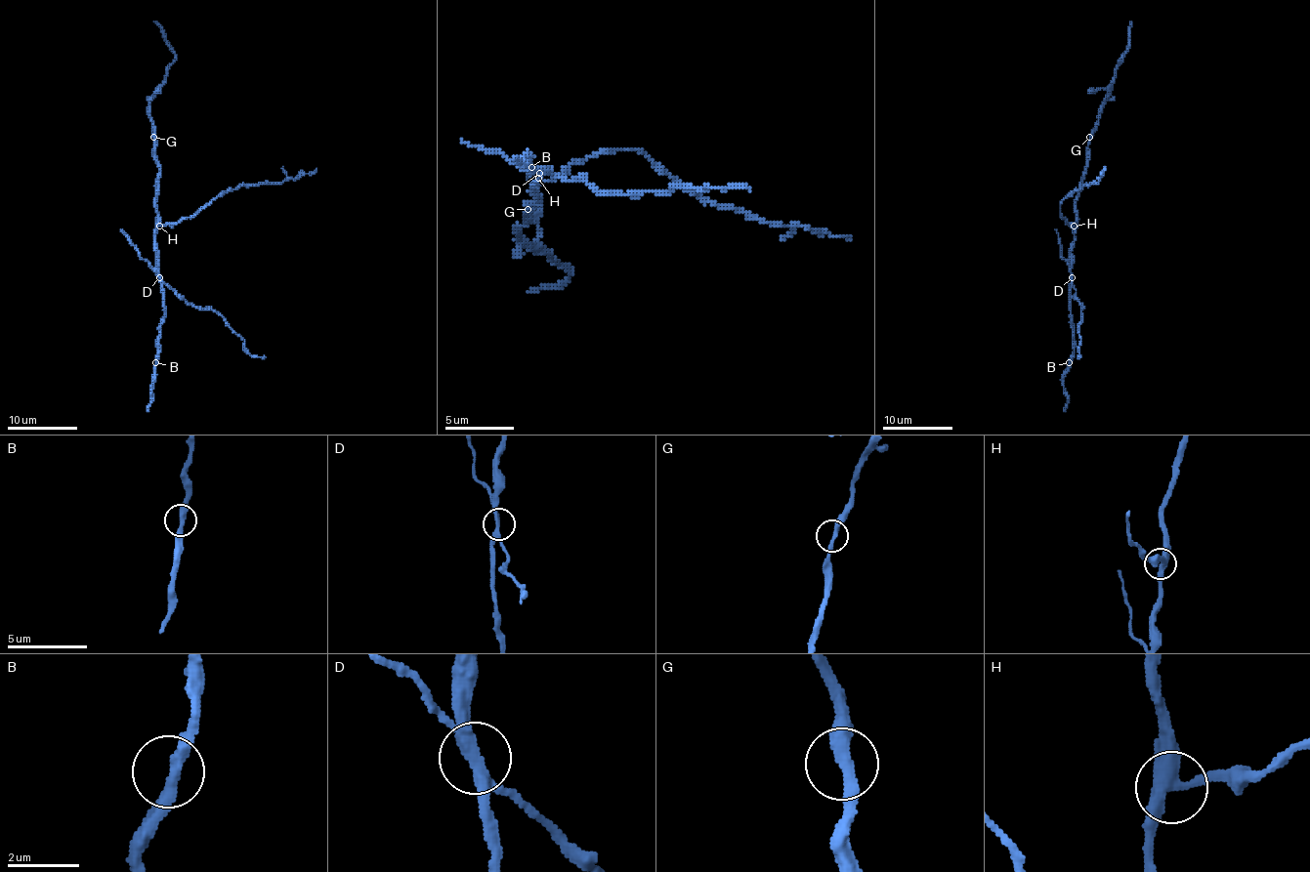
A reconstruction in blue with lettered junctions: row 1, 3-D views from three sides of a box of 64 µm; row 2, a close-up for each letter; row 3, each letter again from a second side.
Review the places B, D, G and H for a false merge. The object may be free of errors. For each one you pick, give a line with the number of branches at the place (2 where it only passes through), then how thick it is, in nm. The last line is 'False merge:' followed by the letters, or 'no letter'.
D: 3 | 280 nm
False merge: D

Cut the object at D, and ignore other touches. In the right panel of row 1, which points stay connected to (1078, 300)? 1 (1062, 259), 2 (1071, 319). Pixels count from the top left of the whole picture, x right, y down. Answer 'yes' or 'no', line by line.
1: yes
2: no

